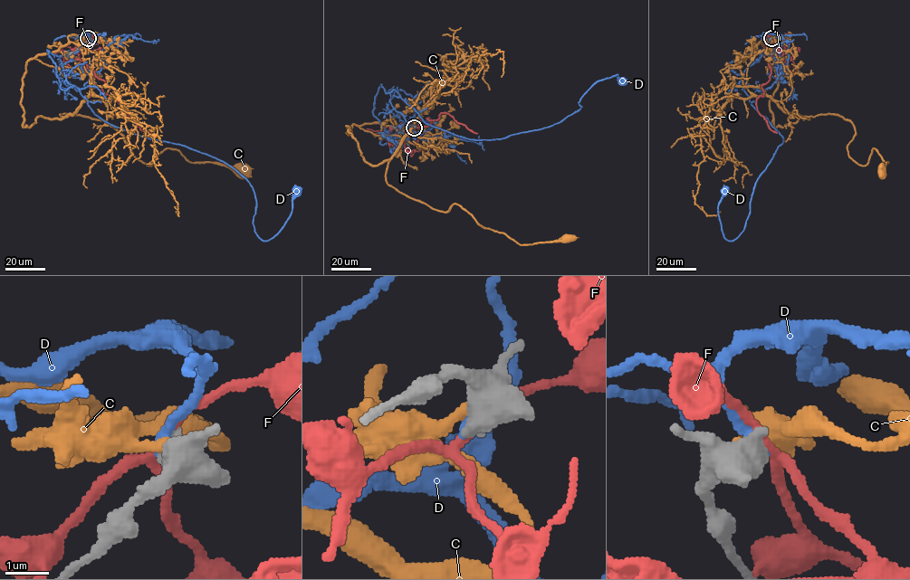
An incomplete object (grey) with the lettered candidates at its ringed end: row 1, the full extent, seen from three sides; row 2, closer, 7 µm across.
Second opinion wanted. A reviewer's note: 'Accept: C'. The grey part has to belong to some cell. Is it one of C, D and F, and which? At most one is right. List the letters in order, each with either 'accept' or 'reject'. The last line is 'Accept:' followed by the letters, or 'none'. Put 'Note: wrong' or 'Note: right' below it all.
C: reject
D: reject
F: reject
Accept: none
Note: wrong

